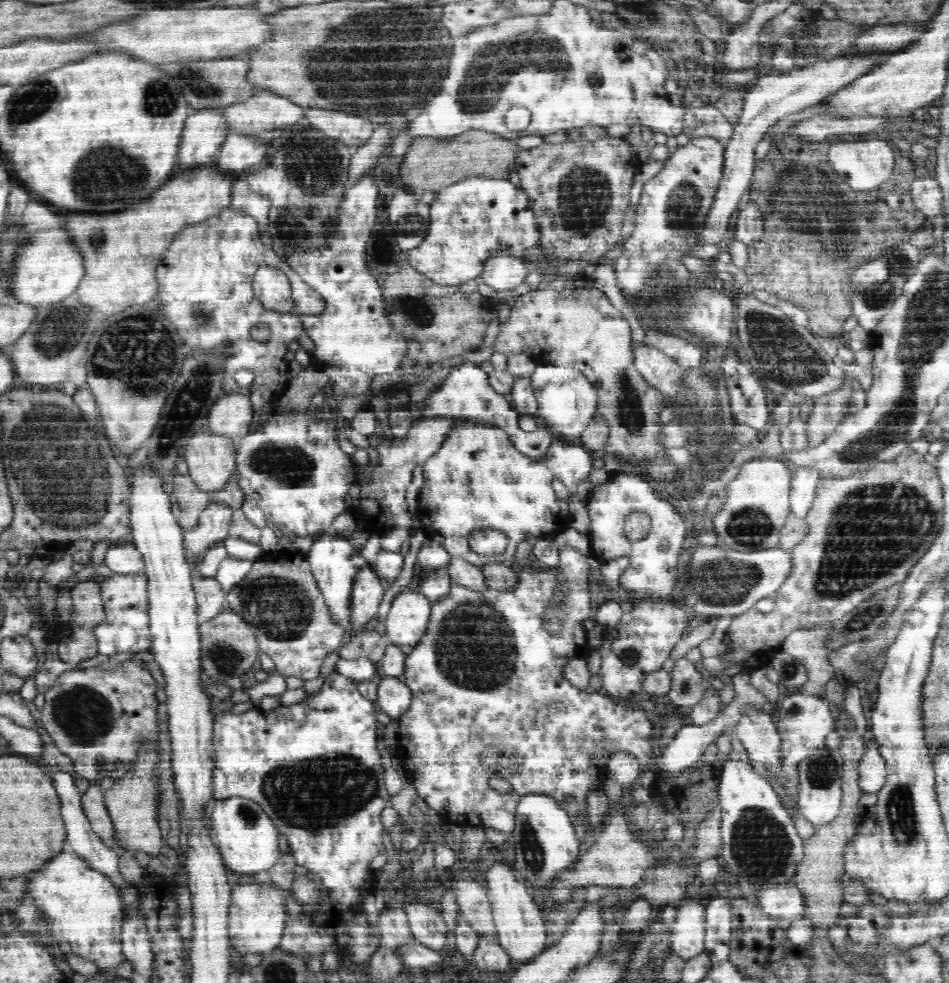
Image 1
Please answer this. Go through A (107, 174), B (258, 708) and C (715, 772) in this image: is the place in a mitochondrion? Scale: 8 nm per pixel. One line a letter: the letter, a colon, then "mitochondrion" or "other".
A: mitochondrion
B: other
C: other

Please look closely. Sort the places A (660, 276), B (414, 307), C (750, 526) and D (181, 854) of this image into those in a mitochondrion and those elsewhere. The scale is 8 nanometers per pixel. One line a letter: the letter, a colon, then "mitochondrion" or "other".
A: mitochondrion
B: mitochondrion
C: mitochondrion
D: other

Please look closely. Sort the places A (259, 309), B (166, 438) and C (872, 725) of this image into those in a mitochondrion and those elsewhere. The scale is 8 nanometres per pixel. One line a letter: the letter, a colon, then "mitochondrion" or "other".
A: other
B: mitochondrion
C: other

